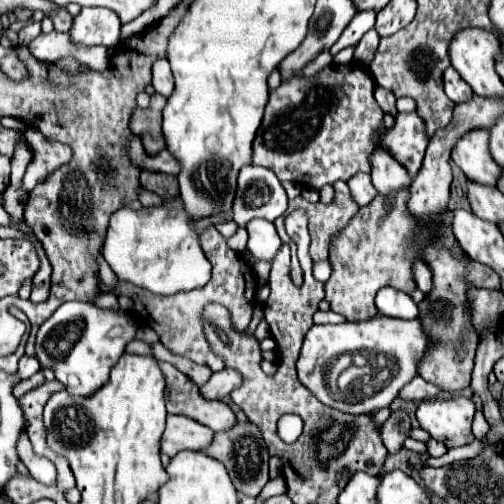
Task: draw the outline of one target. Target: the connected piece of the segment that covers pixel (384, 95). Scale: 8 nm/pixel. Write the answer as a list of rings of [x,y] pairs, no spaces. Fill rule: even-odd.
[[[376,87],[376,93],[374,93],[374,97],[376,97],[376,101],[378,101],[378,105],[382,107],[382,111],[384,111],[384,113],[396,115],[396,109],[394,109],[396,97],[394,97],[390,91],[386,91],[386,89],[382,89],[382,87]]]

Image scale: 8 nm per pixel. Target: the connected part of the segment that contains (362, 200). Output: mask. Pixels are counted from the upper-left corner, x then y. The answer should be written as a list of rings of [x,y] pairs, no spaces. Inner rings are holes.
[[[356,173],[356,175],[348,181],[348,187],[350,187],[352,199],[356,201],[358,207],[368,205],[368,203],[376,197],[376,189],[372,187],[370,175],[366,175],[366,173]]]

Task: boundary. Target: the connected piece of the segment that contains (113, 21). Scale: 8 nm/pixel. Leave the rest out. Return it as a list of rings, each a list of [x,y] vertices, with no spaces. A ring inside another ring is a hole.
[[[84,7],[70,29],[72,41],[80,45],[114,47],[120,41],[120,17],[104,7]]]

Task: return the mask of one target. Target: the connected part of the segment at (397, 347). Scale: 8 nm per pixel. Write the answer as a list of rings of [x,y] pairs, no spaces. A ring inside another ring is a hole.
[[[376,315],[366,321],[344,321],[340,325],[312,325],[312,329],[304,337],[304,347],[301,348],[296,363],[297,375],[304,387],[324,405],[338,409],[342,413],[352,415],[374,415],[396,399],[400,389],[416,375],[416,365],[426,351],[428,337],[418,319],[394,319]],[[342,353],[360,353],[370,357],[364,367],[366,379],[354,379],[348,389],[342,389],[342,397],[338,397],[338,389],[330,389],[324,379],[324,369],[328,363]]]

